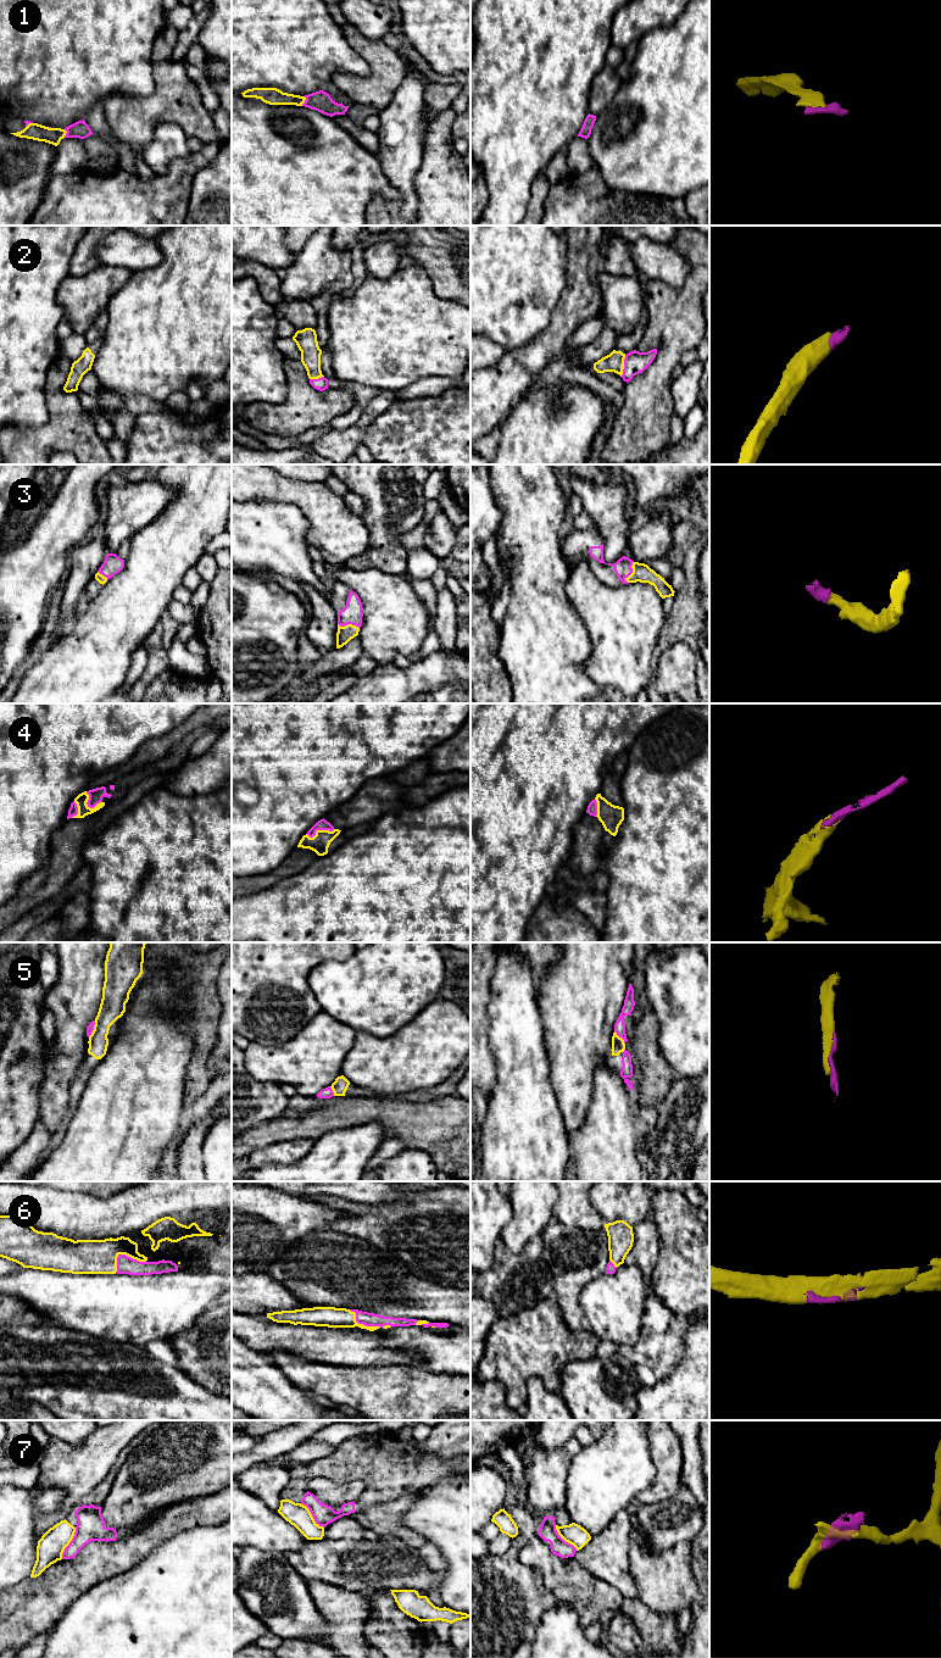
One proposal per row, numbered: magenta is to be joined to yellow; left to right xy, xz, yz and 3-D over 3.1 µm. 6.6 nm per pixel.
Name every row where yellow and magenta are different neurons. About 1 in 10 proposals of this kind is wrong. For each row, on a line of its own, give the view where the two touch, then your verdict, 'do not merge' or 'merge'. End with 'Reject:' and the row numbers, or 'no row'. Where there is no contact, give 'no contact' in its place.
1: contact in xz; merge
2: contact in yz; merge
3: contact in yz; merge
4: contact in xz; merge
5: contact in yz; merge
6: contact in xz; merge
7: contact in xy; do not merge
Reject: 7

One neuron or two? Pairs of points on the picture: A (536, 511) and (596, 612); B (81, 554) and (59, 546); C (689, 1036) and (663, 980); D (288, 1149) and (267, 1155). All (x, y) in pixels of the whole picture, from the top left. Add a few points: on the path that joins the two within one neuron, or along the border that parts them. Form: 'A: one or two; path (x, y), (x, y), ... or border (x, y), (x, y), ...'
A: two; border (571, 571), (566, 588), (567, 599)
B: two; border (84, 540), (72, 549), (67, 567)
C: one; path (689, 1022), (689, 1002), (678, 991)
D: one; path (283, 1153), (272, 1153)

